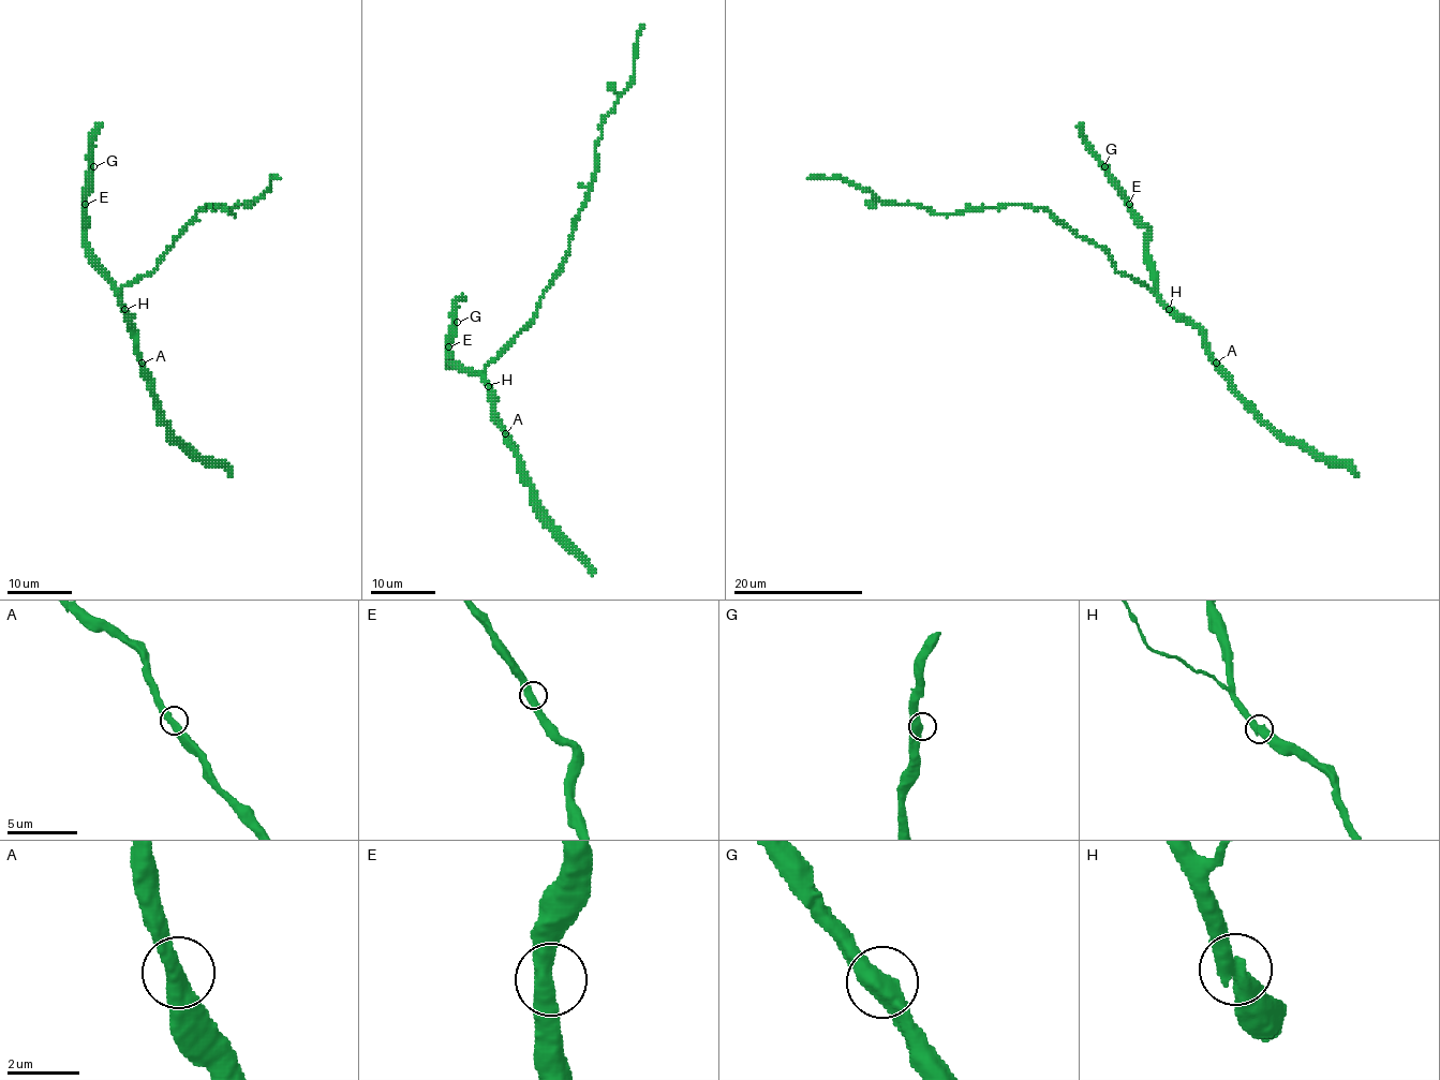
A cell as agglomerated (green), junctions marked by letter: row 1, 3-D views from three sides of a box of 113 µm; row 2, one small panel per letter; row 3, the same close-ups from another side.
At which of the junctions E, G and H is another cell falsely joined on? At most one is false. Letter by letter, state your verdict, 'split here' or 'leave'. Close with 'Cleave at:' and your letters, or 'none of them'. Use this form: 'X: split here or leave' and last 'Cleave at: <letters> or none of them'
E: leave
G: leave
H: leave
Cleave at: none of them

